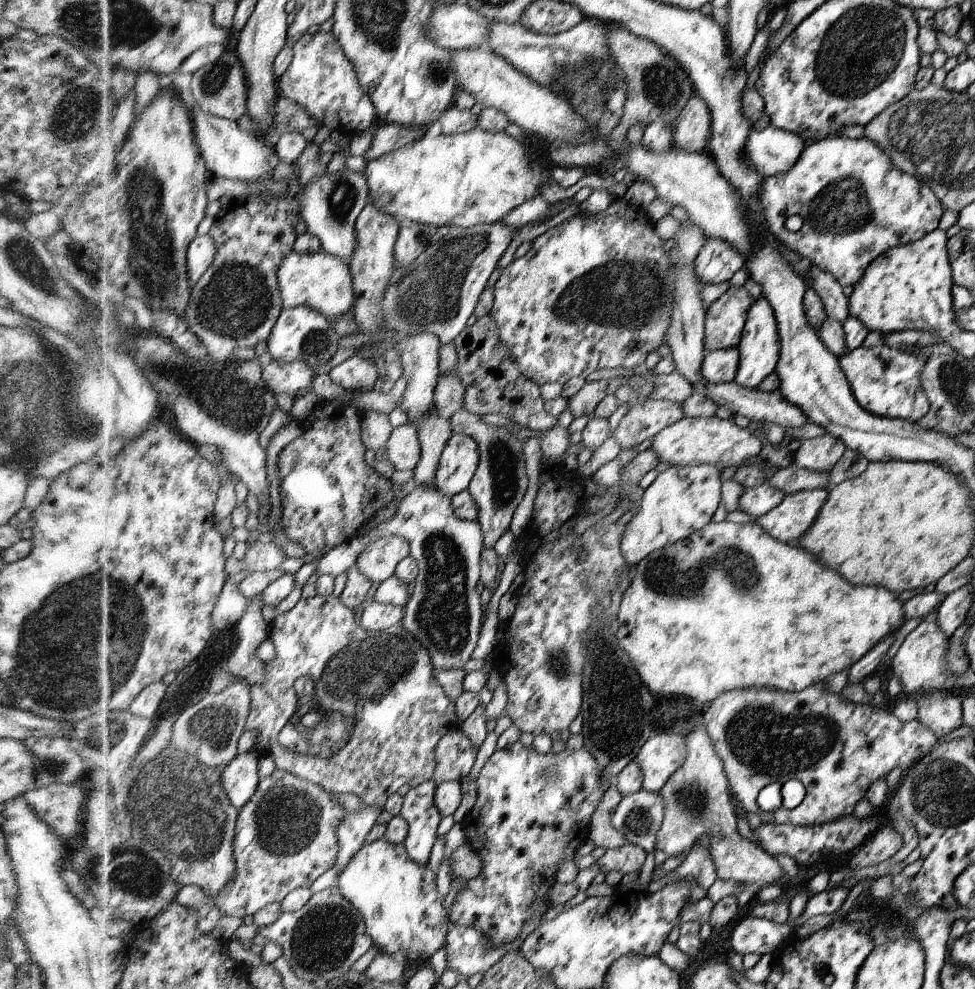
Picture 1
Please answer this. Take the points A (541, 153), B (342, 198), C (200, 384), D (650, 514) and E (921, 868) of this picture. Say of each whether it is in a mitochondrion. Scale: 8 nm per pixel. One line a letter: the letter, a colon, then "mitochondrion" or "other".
A: other
B: mitochondrion
C: mitochondrion
D: other
E: other

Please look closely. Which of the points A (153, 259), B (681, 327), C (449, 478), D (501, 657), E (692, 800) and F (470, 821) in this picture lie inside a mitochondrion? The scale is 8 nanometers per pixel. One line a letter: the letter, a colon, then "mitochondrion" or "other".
A: mitochondrion
B: mitochondrion
C: other
D: other
E: mitochondrion
F: other

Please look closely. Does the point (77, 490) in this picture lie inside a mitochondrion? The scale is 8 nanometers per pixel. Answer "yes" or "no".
no

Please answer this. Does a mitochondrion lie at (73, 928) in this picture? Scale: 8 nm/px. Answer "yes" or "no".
no

